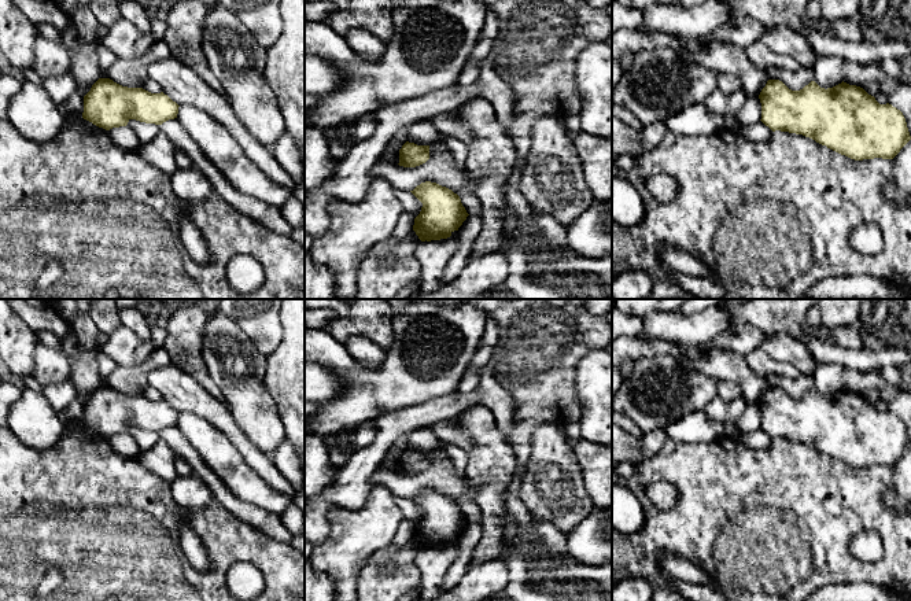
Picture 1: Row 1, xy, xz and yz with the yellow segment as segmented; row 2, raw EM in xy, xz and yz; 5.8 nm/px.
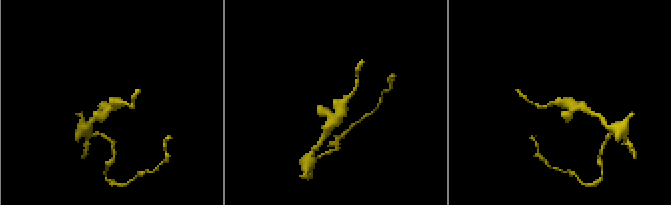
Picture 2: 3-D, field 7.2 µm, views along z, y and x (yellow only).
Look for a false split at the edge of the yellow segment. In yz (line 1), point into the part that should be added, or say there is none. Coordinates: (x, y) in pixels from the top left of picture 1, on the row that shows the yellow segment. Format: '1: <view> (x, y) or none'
1: none

